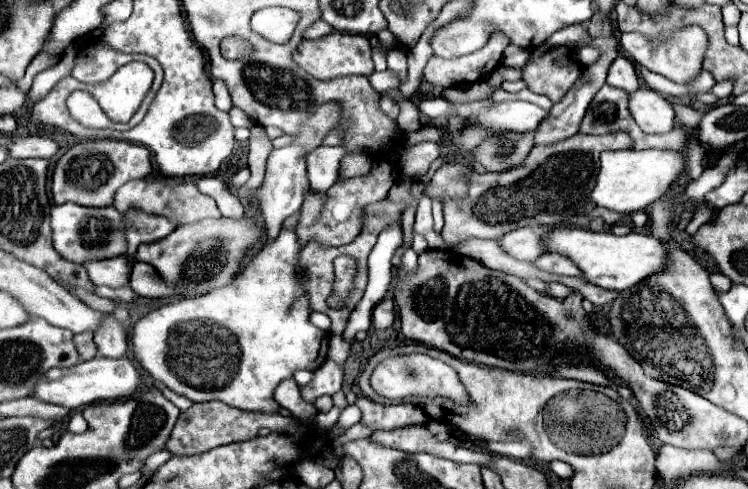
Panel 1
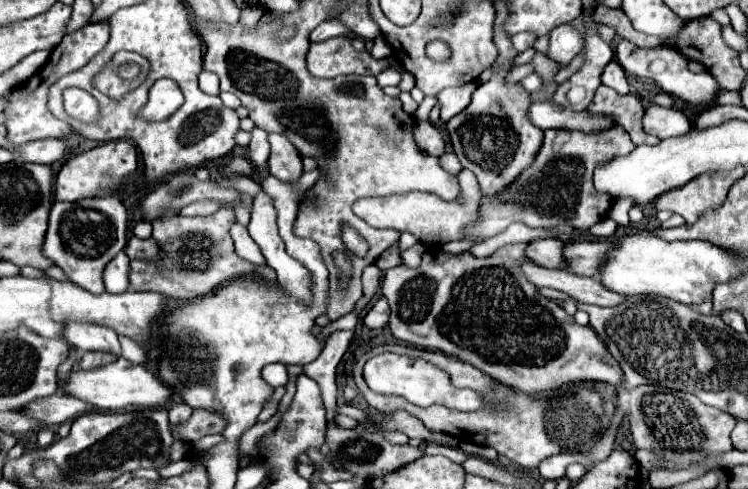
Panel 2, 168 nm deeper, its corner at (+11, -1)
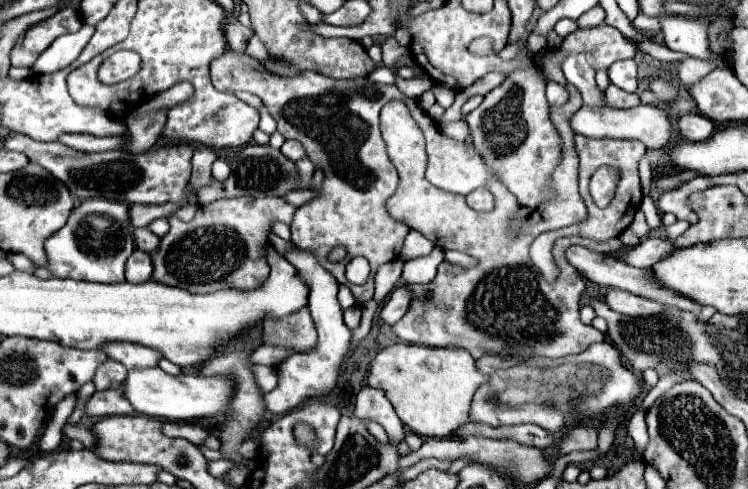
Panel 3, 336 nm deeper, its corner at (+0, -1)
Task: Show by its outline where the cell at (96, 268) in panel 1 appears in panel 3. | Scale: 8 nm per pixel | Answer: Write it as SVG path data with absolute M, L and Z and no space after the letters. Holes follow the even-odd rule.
M134 249L132 257L128 257L128 261L126 261L126 281L128 283L144 283L150 279L150 275L152 275L150 255L140 249Z

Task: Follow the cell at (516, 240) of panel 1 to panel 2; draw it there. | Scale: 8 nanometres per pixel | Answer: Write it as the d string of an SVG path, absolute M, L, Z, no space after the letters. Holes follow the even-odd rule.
M537 239L531 241L527 247L527 257L541 265L541 267L551 267L551 269L565 269L565 257L561 253L561 249L565 247L565 243L561 239Z

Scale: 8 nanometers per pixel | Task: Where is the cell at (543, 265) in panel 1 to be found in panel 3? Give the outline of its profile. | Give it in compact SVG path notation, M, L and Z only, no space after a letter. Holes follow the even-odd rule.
M646 239L640 245L636 245L628 251L622 251L618 259L632 267L650 267L660 257L666 257L668 253L672 253L672 249L676 249L676 247L668 239Z

